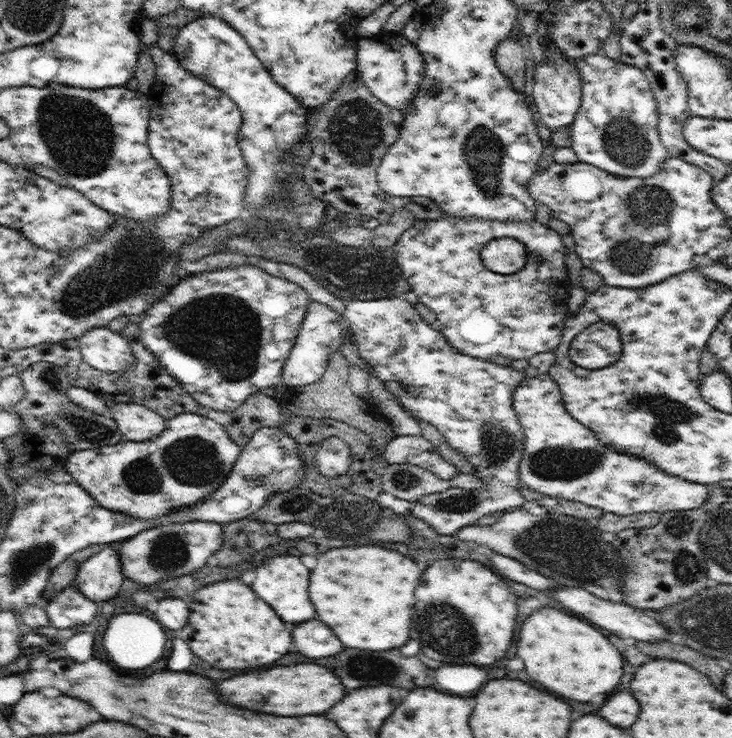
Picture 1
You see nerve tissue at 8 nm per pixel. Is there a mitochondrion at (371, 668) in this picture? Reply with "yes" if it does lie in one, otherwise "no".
yes

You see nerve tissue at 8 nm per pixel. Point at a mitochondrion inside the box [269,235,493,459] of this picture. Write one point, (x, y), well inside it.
(352, 273)

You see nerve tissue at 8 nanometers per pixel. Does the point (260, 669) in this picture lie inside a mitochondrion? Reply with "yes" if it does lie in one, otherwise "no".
no

